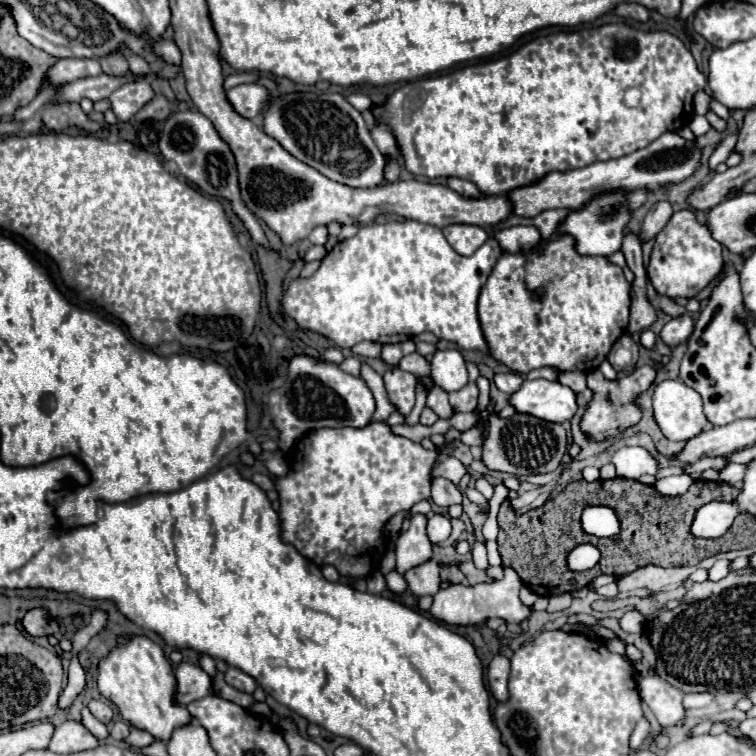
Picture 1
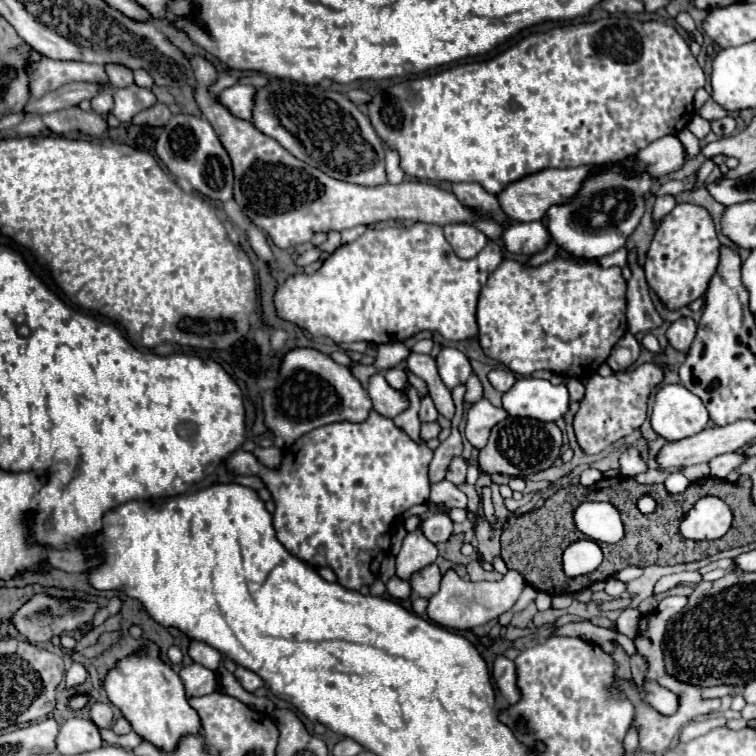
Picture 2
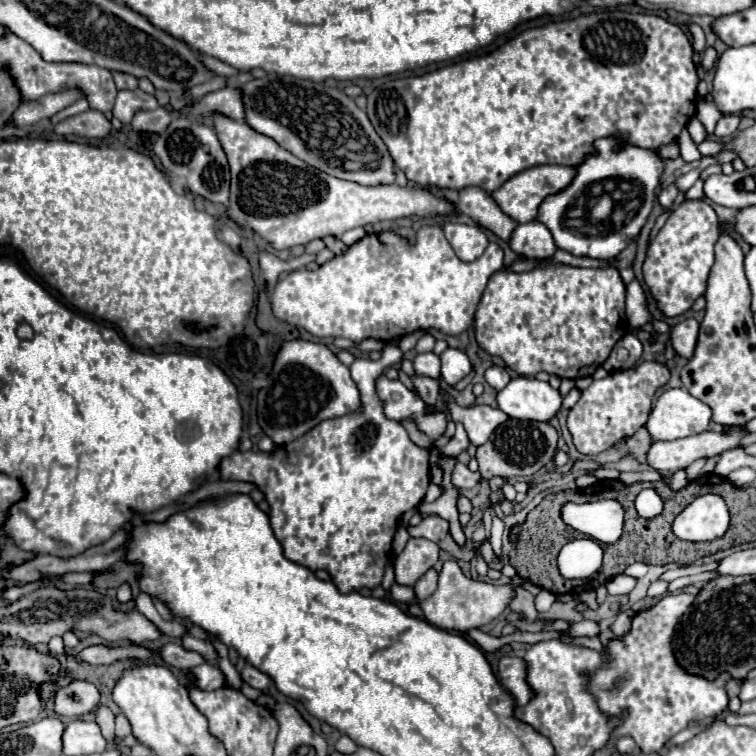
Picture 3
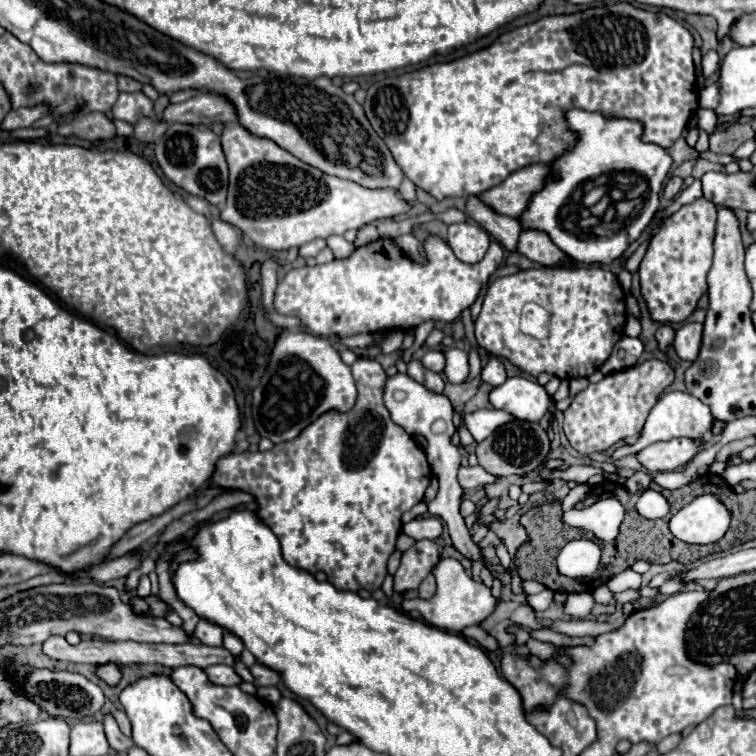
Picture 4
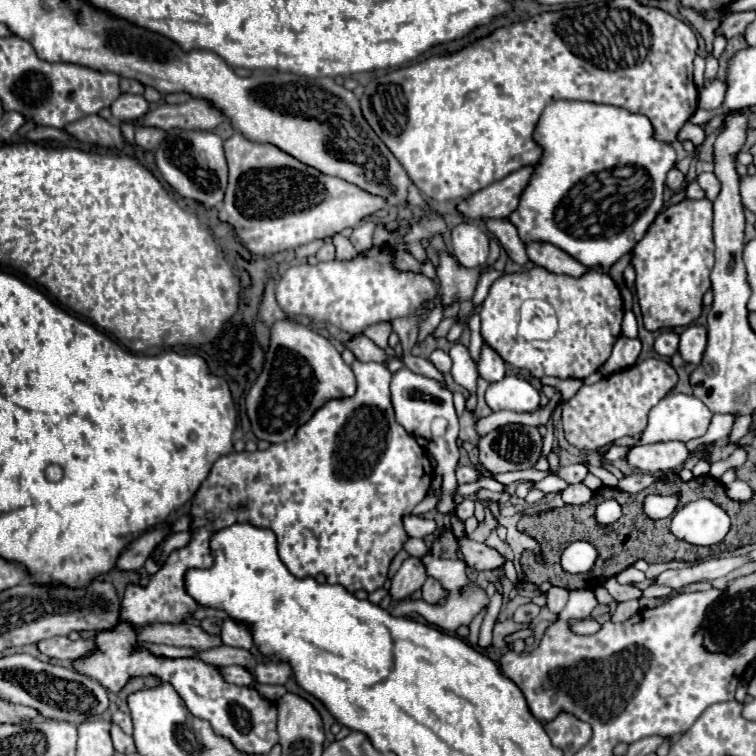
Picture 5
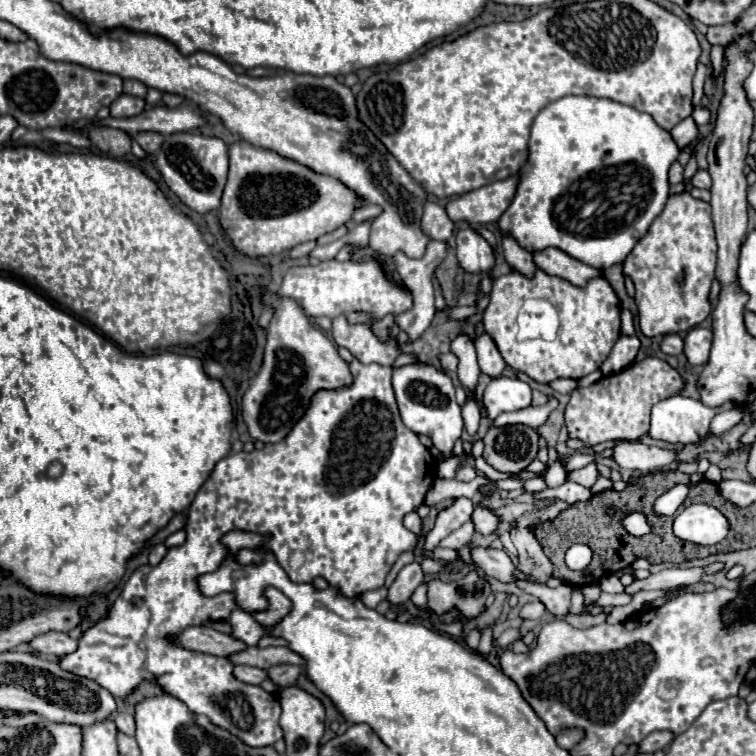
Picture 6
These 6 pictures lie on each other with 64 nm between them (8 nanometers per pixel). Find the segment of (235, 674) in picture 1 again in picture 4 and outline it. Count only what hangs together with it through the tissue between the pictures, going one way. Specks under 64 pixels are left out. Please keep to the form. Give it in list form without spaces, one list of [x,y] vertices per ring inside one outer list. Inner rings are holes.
[[[256,662],[250,670],[254,674],[254,684],[256,686],[278,686],[282,682],[282,678],[280,678],[280,674],[276,670],[272,670],[272,668],[268,668],[268,666],[260,664],[260,662]]]

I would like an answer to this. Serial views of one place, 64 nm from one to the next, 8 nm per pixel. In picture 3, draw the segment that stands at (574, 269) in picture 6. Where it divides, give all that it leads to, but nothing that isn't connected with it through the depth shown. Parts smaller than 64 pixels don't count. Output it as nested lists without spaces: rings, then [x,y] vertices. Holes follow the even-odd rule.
[[[536,220],[518,224],[516,232],[512,234],[510,248],[516,254],[522,254],[524,258],[532,258],[532,260],[546,260],[552,258],[556,252],[556,244],[552,242],[550,230]]]

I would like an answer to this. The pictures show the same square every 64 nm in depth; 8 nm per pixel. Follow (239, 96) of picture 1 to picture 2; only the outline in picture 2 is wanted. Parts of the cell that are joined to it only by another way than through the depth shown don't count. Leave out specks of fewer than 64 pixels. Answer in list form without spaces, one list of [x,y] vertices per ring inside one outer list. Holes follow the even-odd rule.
[[[234,84],[226,90],[222,90],[216,100],[226,106],[236,118],[242,120],[250,120],[252,118],[252,98],[254,98],[254,86],[242,86],[242,84]]]

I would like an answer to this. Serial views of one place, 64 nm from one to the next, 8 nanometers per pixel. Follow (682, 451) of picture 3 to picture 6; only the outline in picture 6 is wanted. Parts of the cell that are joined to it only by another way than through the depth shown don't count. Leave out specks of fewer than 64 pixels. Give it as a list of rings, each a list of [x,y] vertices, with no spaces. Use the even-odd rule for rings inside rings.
[[[618,440],[612,446],[612,460],[620,468],[648,474],[660,466],[670,466],[674,462],[674,450],[672,448],[658,448],[654,444],[644,444],[644,442]]]

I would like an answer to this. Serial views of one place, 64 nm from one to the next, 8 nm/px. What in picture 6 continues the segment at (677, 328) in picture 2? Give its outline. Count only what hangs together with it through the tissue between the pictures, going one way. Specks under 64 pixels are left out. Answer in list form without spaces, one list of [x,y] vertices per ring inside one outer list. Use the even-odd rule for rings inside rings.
[[[692,328],[684,338],[684,354],[692,366],[702,366],[710,358],[712,348],[712,330],[706,328]]]

